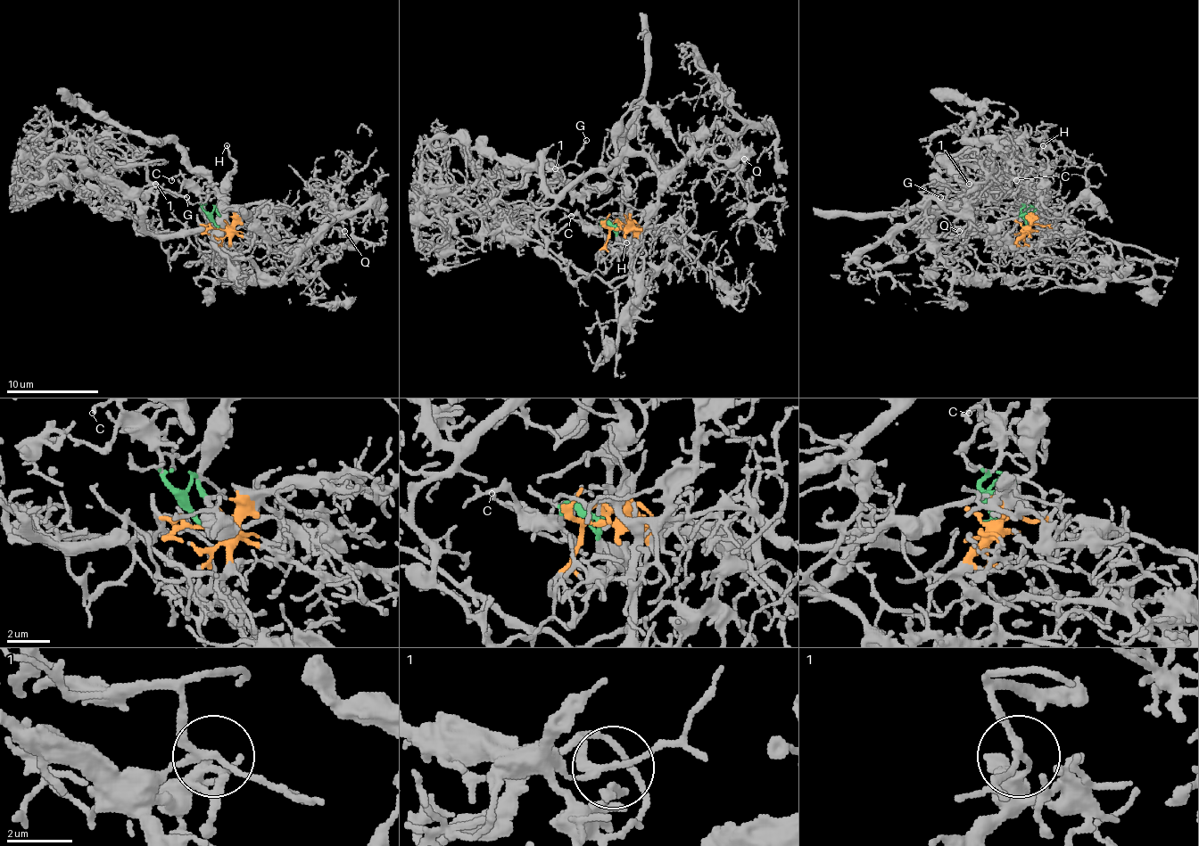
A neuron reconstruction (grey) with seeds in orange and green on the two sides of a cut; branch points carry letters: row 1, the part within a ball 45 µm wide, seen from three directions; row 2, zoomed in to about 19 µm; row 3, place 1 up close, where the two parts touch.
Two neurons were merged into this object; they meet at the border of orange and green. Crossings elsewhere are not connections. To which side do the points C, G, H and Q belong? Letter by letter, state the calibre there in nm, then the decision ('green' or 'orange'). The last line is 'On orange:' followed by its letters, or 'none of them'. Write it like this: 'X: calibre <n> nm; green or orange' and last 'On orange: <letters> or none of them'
C: calibre 130 nm; green
G: calibre 140 nm; orange
H: calibre 160 nm; green
Q: calibre 280 nm; orange
On orange: G, Q

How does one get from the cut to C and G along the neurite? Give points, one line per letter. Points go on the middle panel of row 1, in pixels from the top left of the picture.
C: (616, 228), (605, 221), (598, 228), (570, 217)
G: (616, 228), (637, 182), (618, 164), (557, 193), (538, 164), (558, 168), (586, 141)

